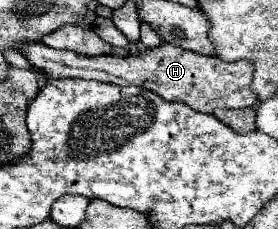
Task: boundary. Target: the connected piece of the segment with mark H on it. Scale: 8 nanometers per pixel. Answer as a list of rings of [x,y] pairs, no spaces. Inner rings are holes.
[[[162,42],[156,50],[146,50],[138,56],[100,56],[84,58],[68,50],[54,50],[44,44],[24,44],[20,52],[30,60],[30,64],[44,70],[50,78],[84,78],[98,82],[112,82],[120,86],[140,86],[146,88],[168,102],[188,104],[192,110],[202,114],[214,114],[216,108],[246,108],[256,104],[252,98],[252,64],[250,62],[220,62],[214,56],[194,54],[182,50],[180,46]]]

